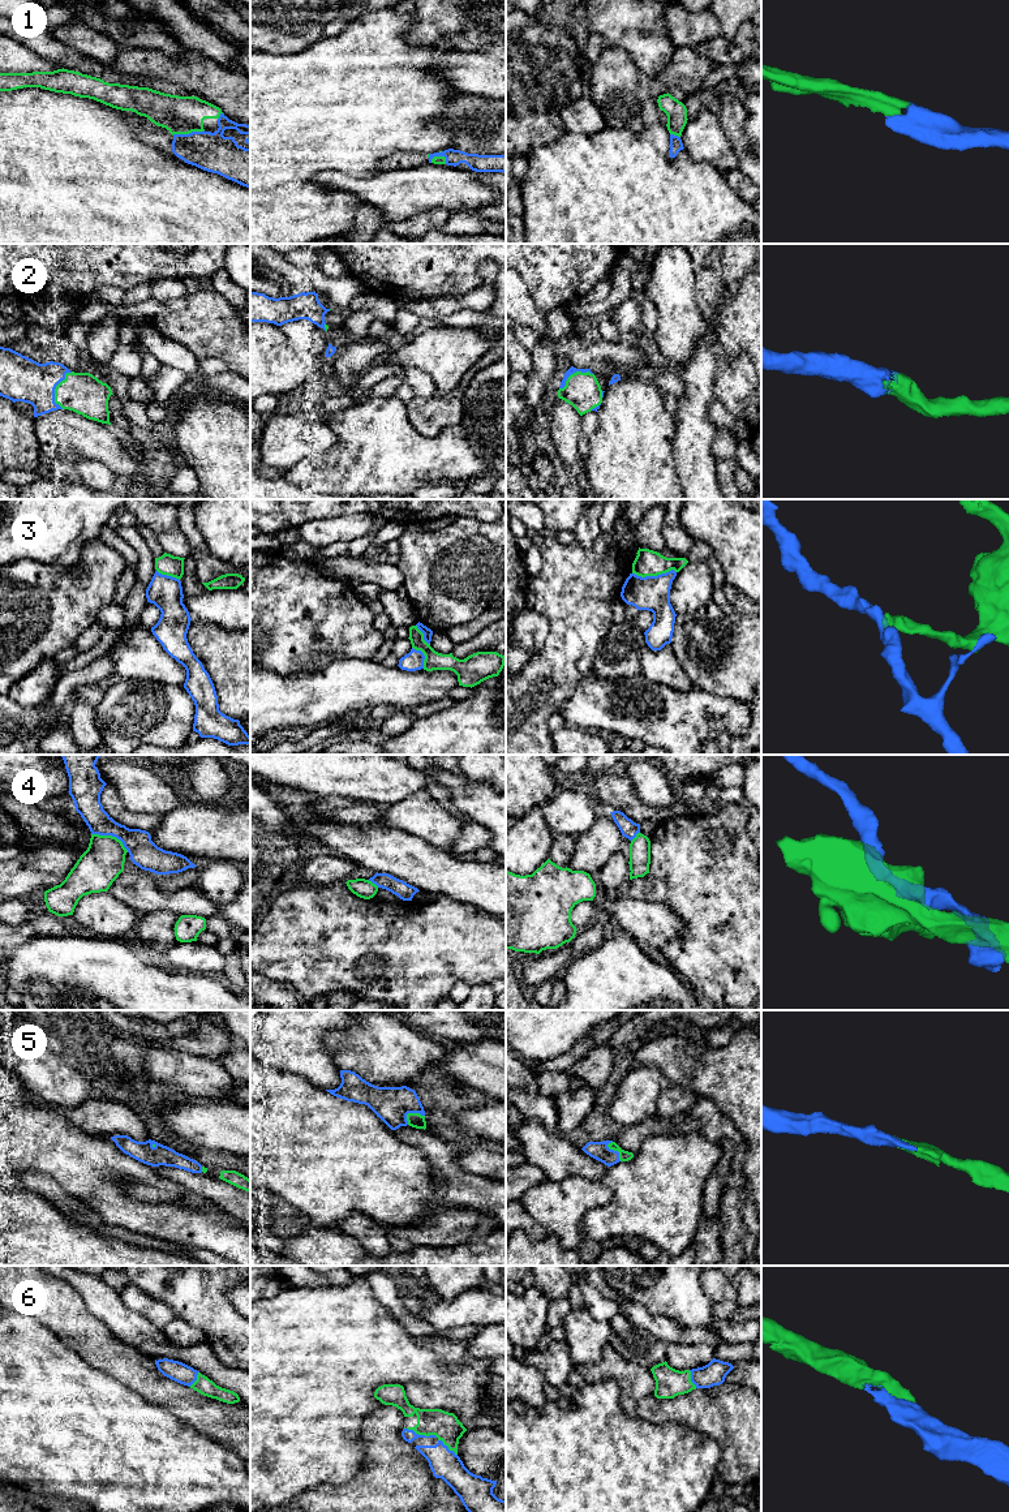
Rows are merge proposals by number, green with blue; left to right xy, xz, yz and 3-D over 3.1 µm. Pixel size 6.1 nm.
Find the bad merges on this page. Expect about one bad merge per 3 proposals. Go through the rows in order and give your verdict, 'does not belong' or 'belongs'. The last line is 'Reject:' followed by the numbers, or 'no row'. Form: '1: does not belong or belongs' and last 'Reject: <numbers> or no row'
1: belongs
2: belongs
3: does not belong
4: does not belong
5: belongs
6: belongs
Reject: 3, 4

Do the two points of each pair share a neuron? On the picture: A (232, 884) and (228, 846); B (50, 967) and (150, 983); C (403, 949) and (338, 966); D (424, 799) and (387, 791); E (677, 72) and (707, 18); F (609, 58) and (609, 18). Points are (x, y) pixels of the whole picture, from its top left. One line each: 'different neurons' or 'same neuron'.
A: different neurons
B: same neuron
C: same neuron
D: different neurons
E: different neurons
F: different neurons

